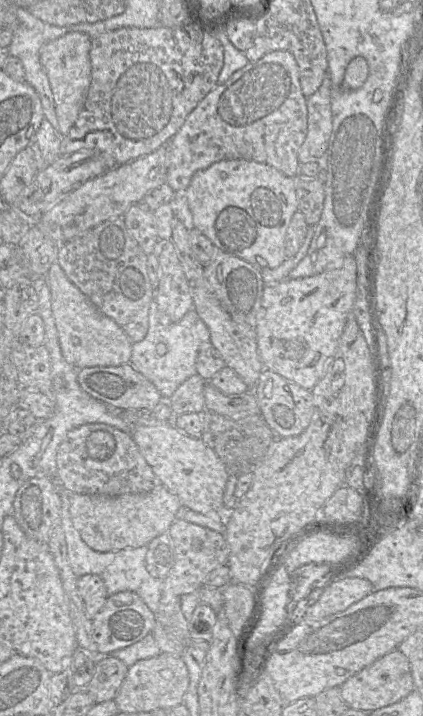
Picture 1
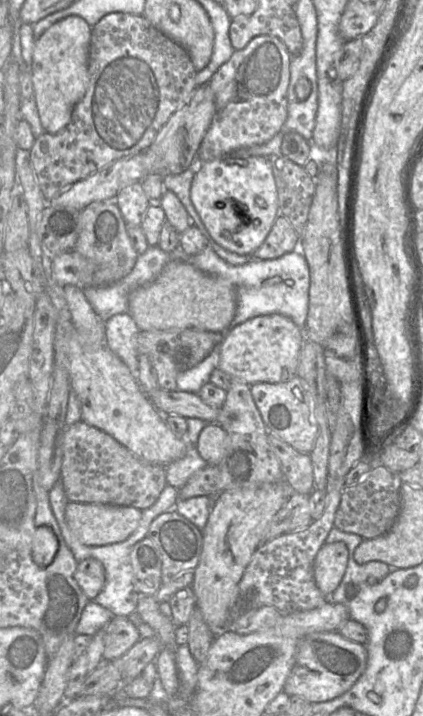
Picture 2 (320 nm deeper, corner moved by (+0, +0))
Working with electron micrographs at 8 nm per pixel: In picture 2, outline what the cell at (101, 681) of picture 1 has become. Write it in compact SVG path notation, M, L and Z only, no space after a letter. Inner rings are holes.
M113 616L104 628L103 659L113 661L122 657L141 638L128 617Z

